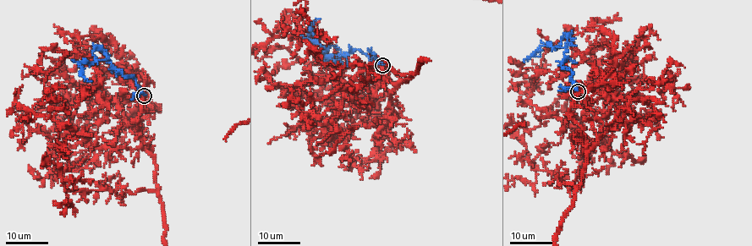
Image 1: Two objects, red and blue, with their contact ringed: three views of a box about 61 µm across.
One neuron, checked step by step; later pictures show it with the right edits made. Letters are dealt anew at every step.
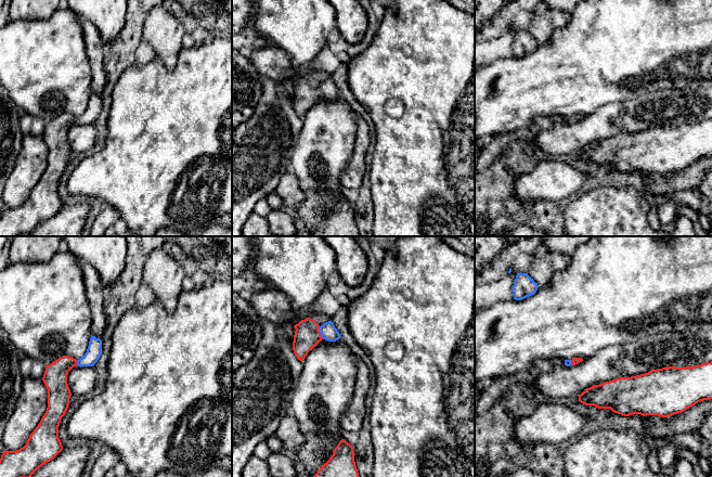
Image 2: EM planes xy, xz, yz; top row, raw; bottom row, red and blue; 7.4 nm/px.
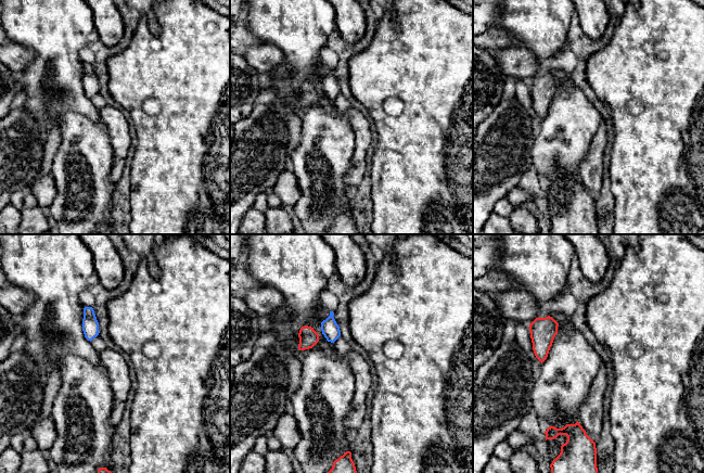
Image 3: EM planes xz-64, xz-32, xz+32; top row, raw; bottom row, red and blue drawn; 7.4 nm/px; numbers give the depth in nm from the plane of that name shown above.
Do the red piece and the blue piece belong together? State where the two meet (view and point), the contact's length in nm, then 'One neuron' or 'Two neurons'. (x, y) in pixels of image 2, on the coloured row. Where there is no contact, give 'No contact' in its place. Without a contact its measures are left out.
Touches red at xz (320, 333). Shared border 100 nm. One neuron

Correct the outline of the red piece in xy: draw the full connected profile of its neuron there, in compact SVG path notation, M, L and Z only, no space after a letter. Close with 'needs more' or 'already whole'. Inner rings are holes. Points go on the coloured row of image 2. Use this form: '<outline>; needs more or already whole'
M91 335L87 352L82 358L76 360L63 356L46 366L42 381L48 389L48 408L38 426L30 434L26 444L16 451L4 451L0 459L0 477L31 477L31 475L43 464L52 461L62 450L63 446L59 438L59 426L65 415L69 398L72 396L67 384L68 372L74 366L93 366L102 353L102 340Z; needs more

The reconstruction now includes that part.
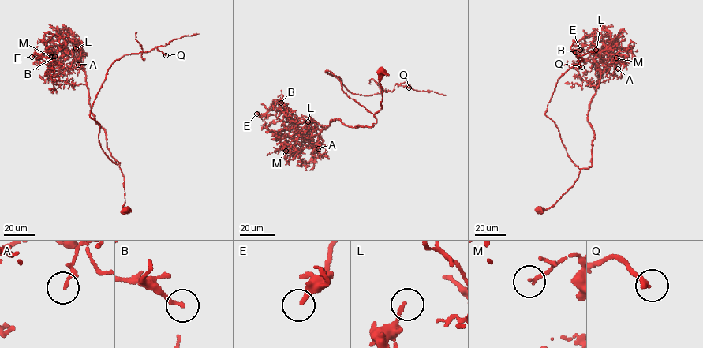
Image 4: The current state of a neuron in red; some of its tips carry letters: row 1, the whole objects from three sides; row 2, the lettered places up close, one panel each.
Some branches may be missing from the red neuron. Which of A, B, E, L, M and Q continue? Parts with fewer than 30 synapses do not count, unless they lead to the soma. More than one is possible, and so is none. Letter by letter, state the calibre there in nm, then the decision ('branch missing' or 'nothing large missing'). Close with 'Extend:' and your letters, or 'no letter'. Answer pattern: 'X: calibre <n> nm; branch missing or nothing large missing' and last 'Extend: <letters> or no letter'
A: calibre 140 nm; nothing large missing
B: calibre 150 nm; nothing large missing
E: calibre 260 nm; nothing large missing
L: calibre 150 nm; nothing large missing
M: calibre 180 nm; nothing large missing
Q: calibre 200 nm; branch missing
Extend: Q

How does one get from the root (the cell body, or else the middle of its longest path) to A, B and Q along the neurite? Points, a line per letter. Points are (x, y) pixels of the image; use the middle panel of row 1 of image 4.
A: (381, 70), (382, 106), (375, 114), (376, 121), (372, 127), (356, 128), (330, 120), (319, 134), (318, 148)
B: (381, 70), (382, 106), (372, 127), (335, 119), (323, 129), (306, 125), (297, 132), (274, 109), (281, 102)
Q: (381, 70), (382, 106), (374, 114), (325, 72), (362, 95), (391, 91), (396, 84), (409, 87)

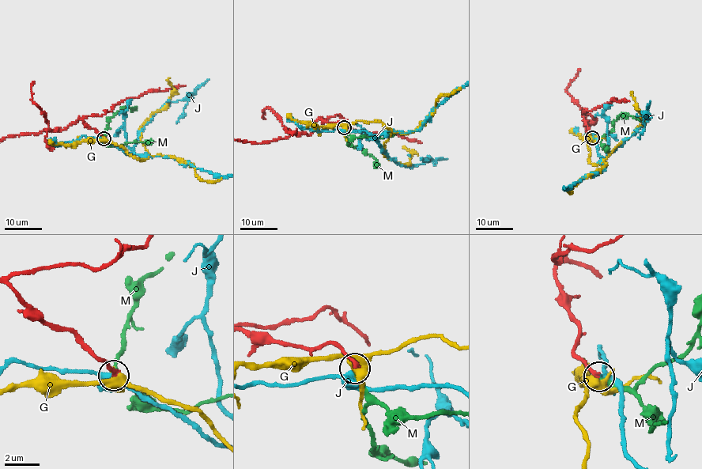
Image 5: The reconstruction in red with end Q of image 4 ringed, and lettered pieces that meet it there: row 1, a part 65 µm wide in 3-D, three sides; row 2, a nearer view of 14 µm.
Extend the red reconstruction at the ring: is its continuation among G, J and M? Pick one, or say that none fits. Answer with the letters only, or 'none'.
M

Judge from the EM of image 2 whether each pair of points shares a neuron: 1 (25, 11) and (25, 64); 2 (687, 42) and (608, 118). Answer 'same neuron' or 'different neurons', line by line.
1: different neurons
2: different neurons

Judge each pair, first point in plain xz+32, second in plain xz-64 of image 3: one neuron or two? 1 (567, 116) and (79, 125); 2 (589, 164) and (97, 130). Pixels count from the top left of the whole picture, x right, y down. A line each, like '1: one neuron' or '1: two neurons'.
1: one neuron
2: two neurons

